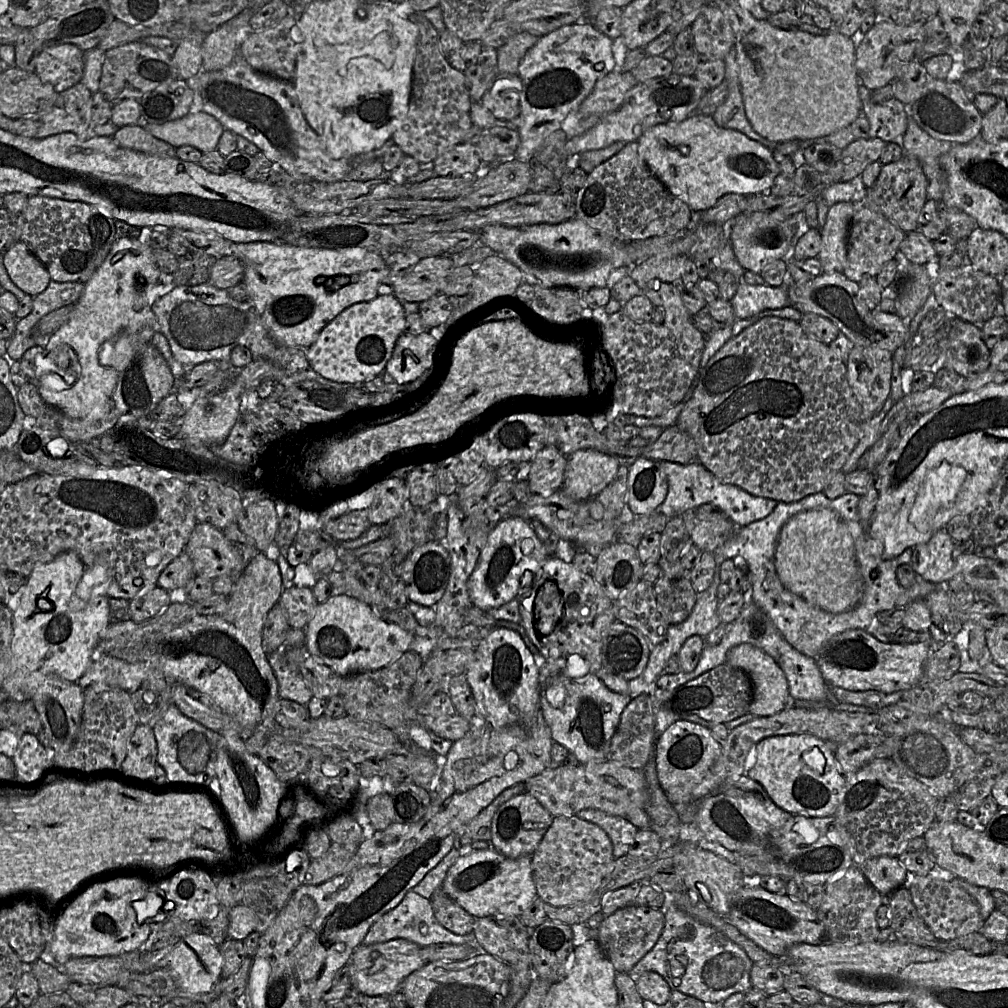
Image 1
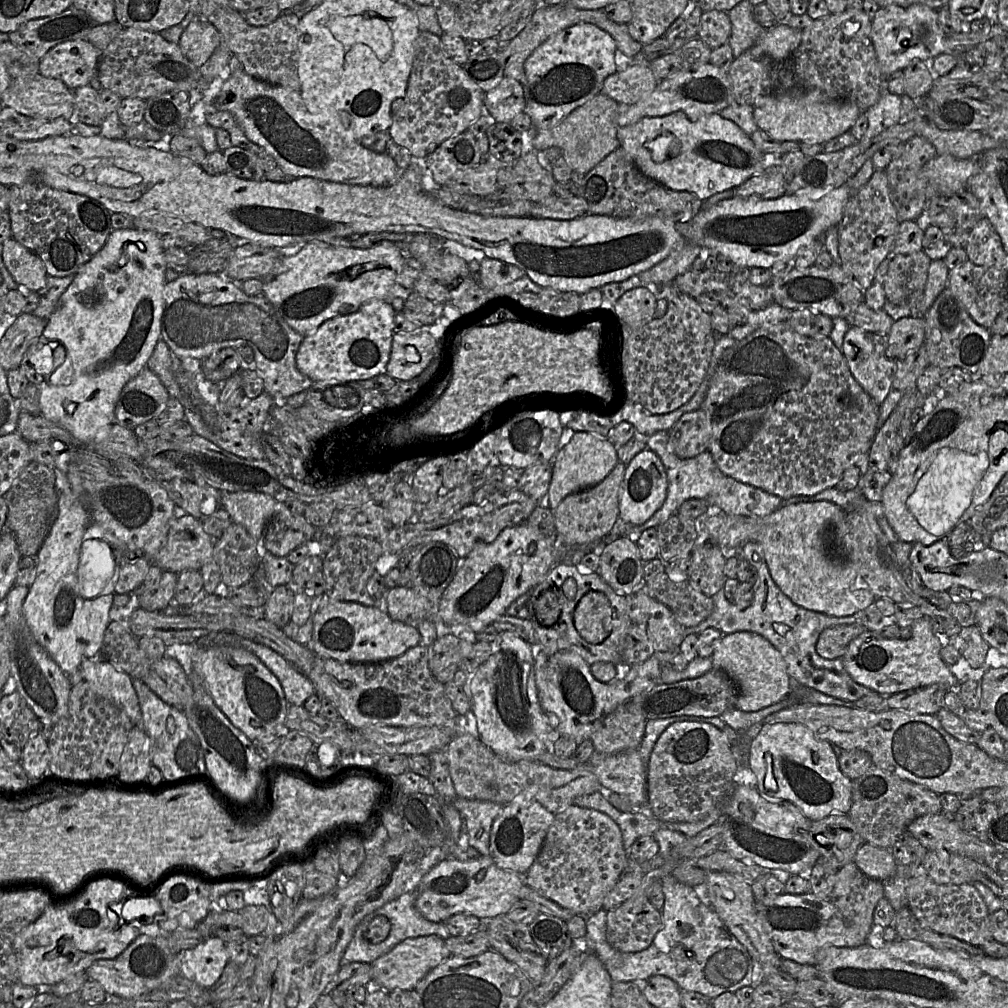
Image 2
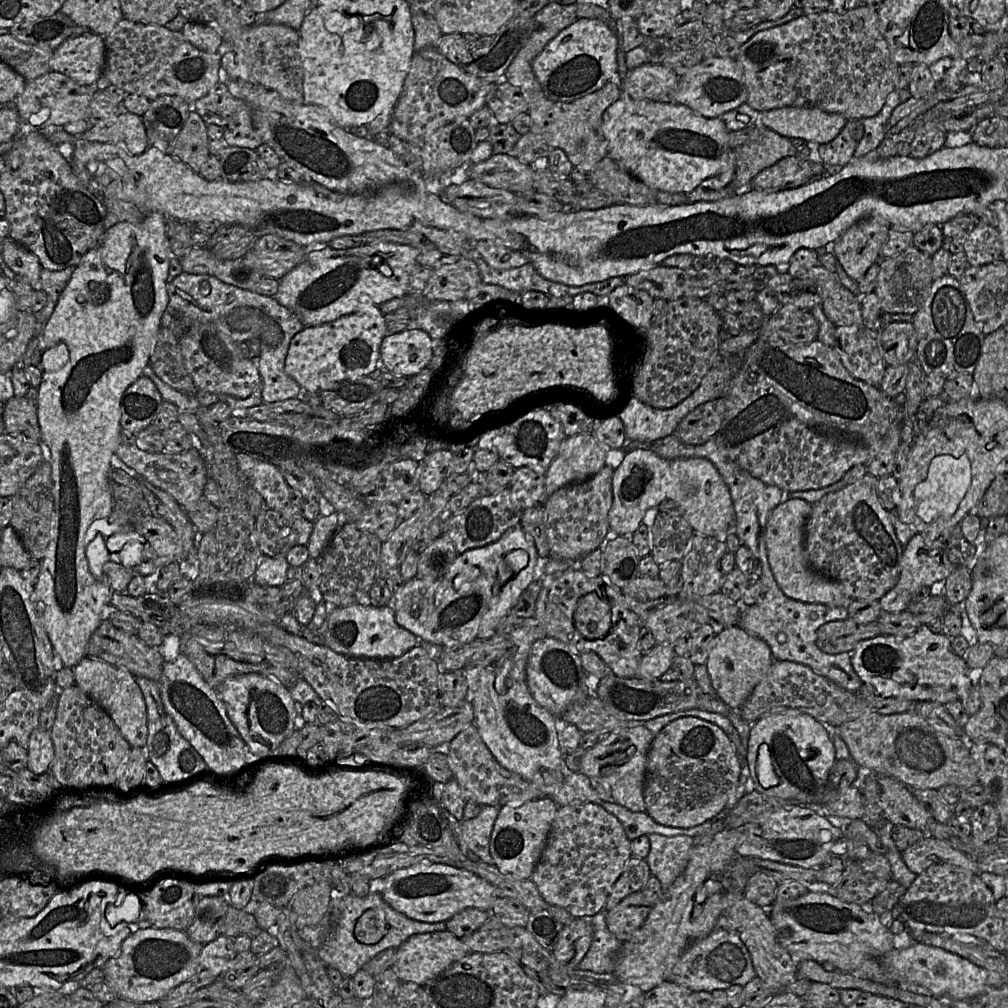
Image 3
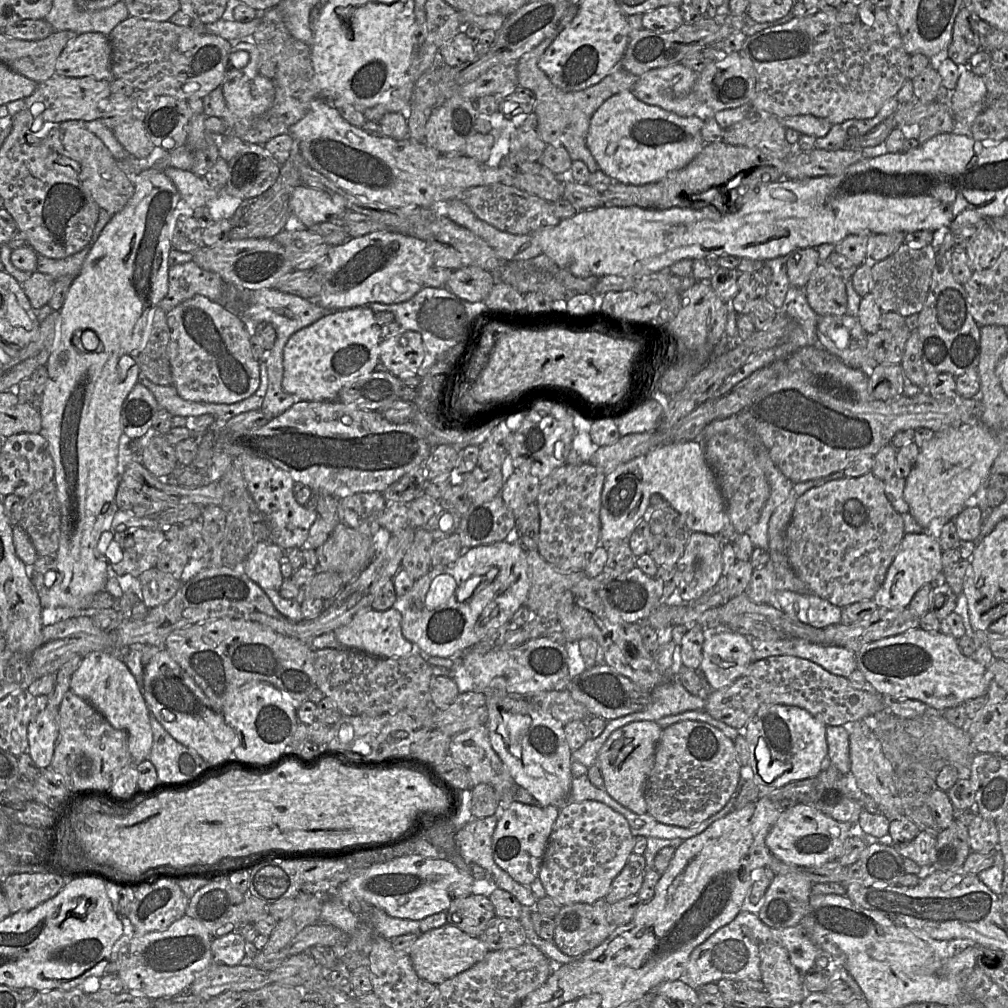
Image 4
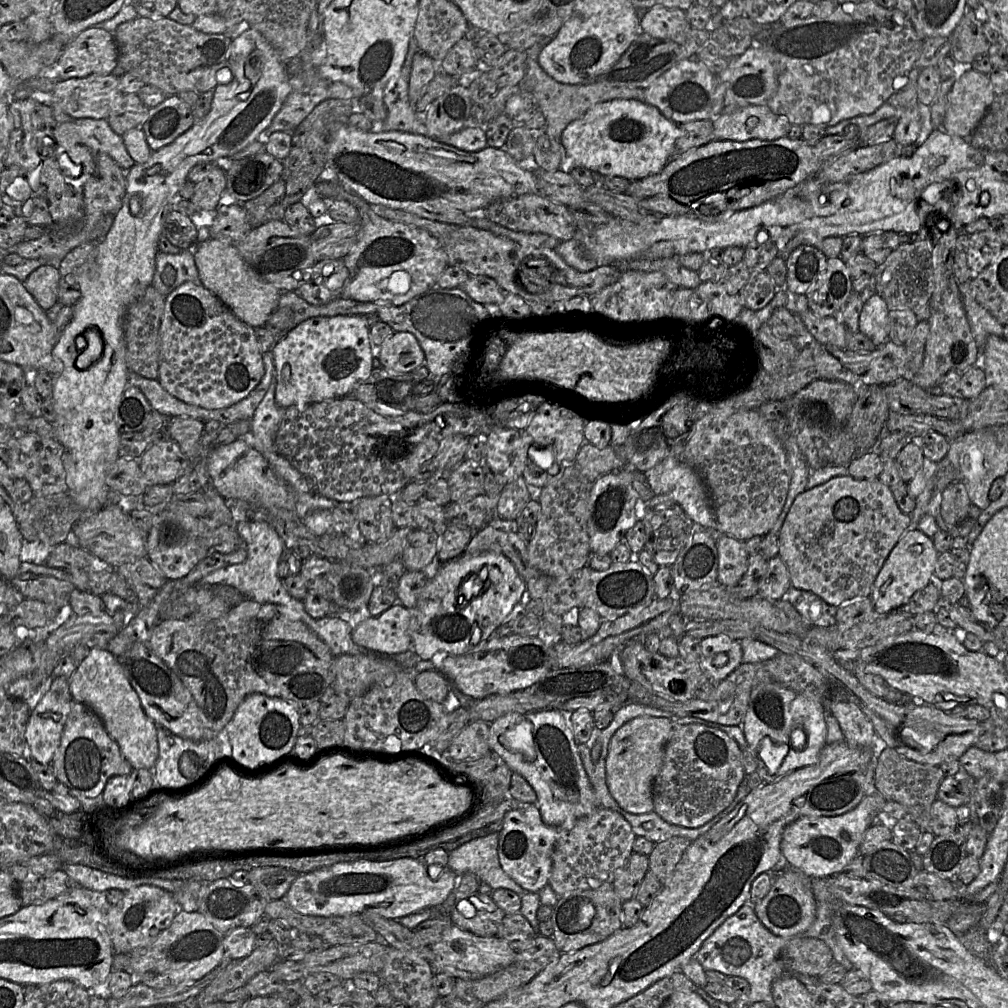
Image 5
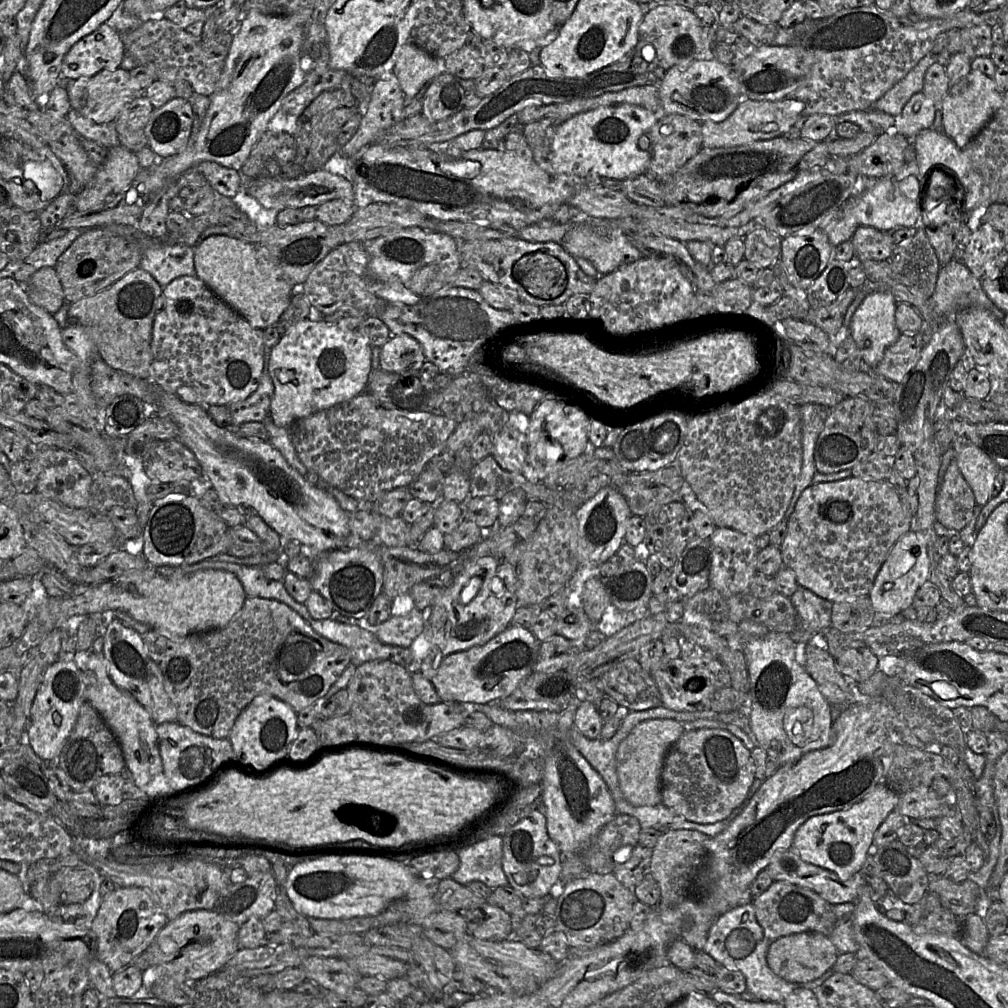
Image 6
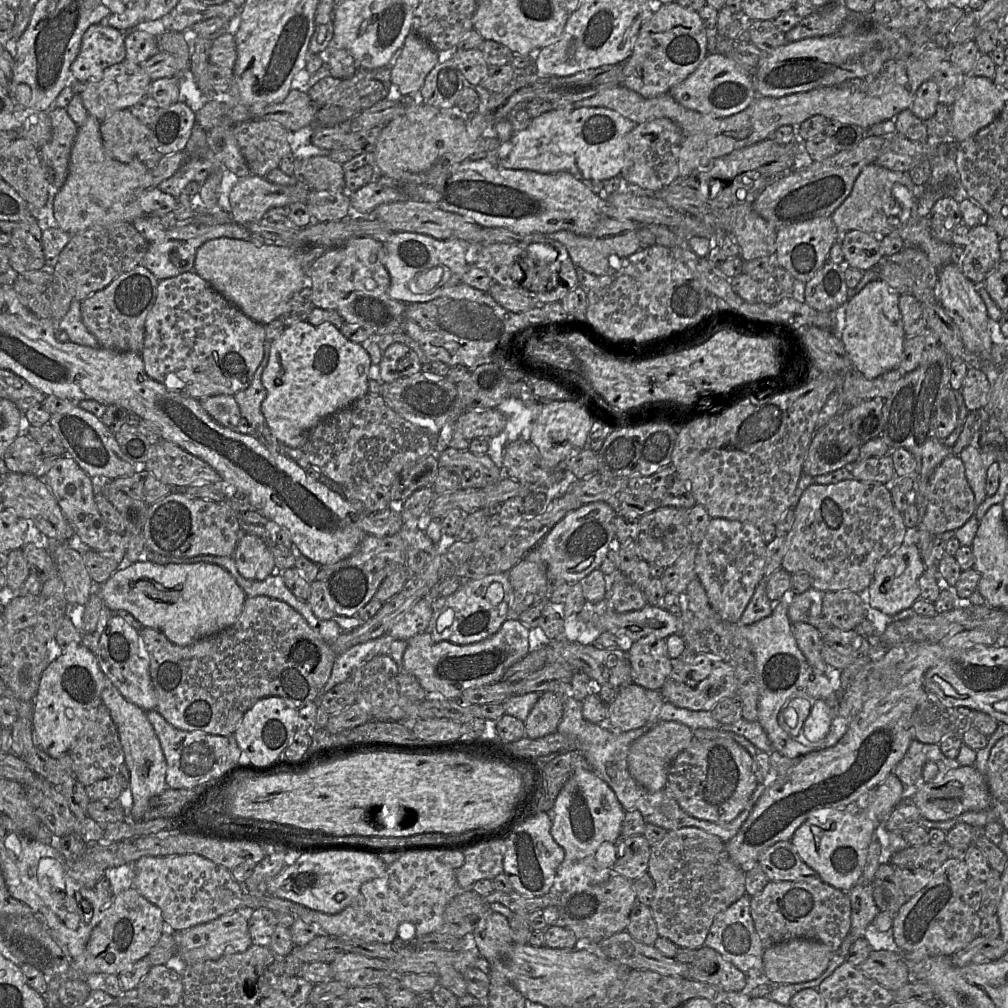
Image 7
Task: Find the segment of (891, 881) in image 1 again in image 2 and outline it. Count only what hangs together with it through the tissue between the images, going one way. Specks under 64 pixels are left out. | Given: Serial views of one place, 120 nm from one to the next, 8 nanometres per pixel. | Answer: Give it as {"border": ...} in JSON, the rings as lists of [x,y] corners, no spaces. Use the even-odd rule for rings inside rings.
{"border":[[[867,842],[858,847],[854,862],[866,876],[883,882],[891,878],[898,867],[890,849]]]}

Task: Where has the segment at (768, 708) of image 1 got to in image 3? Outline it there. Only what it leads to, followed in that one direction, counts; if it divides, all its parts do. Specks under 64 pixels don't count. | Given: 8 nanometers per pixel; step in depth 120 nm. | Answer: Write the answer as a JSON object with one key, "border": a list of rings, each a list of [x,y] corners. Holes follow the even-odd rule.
{"border":[[[739,626],[729,627],[716,634],[705,666],[717,697],[730,709],[738,709],[764,678],[774,659],[769,645]]]}

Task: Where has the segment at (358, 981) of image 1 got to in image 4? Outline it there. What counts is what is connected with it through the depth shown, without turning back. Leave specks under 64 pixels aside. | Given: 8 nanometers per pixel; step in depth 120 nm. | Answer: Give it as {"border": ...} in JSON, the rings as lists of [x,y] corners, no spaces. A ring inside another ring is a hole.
{"border":[[[445,925],[419,934],[409,953],[413,967],[421,980],[439,985],[443,981],[471,968],[488,953],[478,938],[461,931],[454,925]]]}

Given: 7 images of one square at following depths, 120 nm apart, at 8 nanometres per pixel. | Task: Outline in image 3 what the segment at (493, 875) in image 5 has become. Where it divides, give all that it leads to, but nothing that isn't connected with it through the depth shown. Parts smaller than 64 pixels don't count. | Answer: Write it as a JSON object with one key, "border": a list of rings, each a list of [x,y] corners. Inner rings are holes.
{"border":[[[483,805],[475,818],[461,821],[462,838],[466,846],[480,861],[490,865],[494,862],[489,852],[489,839],[498,809],[495,806]]]}

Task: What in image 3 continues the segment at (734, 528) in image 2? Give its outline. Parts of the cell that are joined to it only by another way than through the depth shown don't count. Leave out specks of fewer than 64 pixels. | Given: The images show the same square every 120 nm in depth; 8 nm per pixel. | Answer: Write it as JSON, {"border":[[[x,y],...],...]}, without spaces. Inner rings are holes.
{"border":[[[794,498],[780,503],[772,512],[765,529],[769,565],[781,591],[789,598],[805,603],[819,603],[847,608],[854,600],[837,582],[817,574],[810,566],[804,549],[804,529],[812,505]]]}

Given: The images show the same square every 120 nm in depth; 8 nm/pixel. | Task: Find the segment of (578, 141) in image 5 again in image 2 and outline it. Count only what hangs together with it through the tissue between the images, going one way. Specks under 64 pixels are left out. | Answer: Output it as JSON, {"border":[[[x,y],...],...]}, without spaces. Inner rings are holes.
{"border":[[[681,111],[660,117],[643,117],[632,125],[619,127],[617,137],[620,147],[645,176],[670,190],[691,192],[703,202],[716,193],[736,189],[767,167],[764,154],[756,148],[750,135],[719,113],[706,114],[696,120],[690,120]]]}

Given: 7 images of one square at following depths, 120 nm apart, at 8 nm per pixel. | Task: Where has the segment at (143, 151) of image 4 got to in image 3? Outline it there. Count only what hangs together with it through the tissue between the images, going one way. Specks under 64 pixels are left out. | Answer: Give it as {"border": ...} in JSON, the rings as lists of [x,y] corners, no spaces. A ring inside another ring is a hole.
{"border":[[[128,112],[118,116],[117,121],[111,125],[91,127],[78,139],[84,139],[89,142],[115,144],[123,147],[130,155],[140,155],[150,146],[142,117]]]}

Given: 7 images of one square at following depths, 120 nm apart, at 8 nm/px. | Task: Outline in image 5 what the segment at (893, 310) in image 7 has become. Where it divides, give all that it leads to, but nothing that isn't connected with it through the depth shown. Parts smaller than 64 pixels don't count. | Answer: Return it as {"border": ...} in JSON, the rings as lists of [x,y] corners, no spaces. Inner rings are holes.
{"border":[[[878,294],[866,299],[859,315],[859,331],[871,339],[876,347],[889,340],[889,309]]]}

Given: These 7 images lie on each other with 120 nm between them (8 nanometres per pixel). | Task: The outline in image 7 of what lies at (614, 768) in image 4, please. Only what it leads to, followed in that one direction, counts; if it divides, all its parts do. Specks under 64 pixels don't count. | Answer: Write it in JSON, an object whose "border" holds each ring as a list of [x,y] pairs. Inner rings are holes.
{"border":[[[675,721],[660,722],[631,744],[627,758],[631,776],[648,791],[663,790],[667,784],[668,771],[672,762],[690,745],[693,738],[693,731],[685,724]]]}

